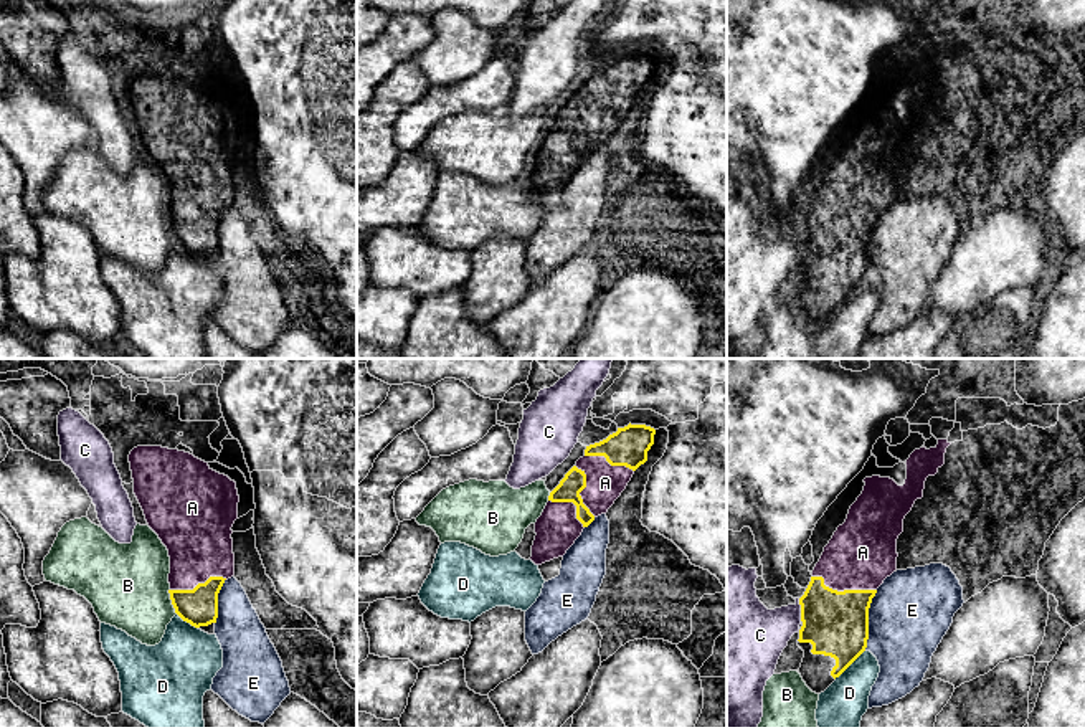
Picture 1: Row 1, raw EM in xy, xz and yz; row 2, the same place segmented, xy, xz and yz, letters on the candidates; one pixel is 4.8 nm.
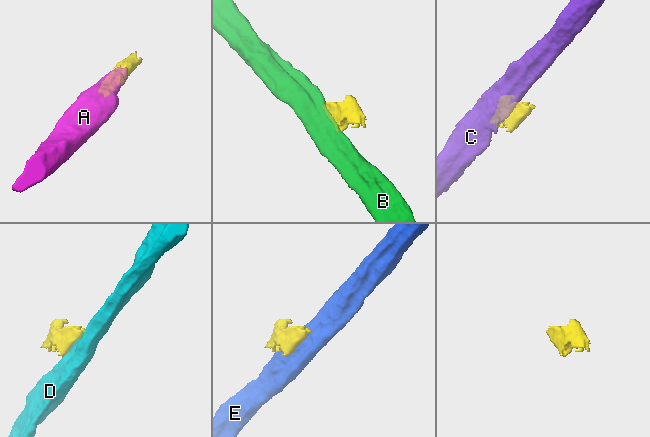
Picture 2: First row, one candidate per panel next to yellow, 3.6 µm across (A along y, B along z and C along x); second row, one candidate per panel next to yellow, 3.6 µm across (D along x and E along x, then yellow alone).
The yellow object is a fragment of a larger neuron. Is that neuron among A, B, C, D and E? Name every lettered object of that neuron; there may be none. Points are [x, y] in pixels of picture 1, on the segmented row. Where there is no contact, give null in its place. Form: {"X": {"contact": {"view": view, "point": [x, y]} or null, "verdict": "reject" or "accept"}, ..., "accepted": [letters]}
{"A": {"contact": {"view": "yz", "point": [844, 590]}, "verdict": "accept"}, "B": {"contact": {"view": "xy", "point": [172, 602]}, "verdict": "reject"}, "C": {"contact": {"view": "yz", "point": [801, 610]}, "verdict": "reject"}, "D": {"contact": {"view": "yz", "point": [849, 665]}, "verdict": "reject"}, "E": {"contact": {"view": "yz", "point": [867, 620]}, "verdict": "reject"}, "accepted": ["A"]}

